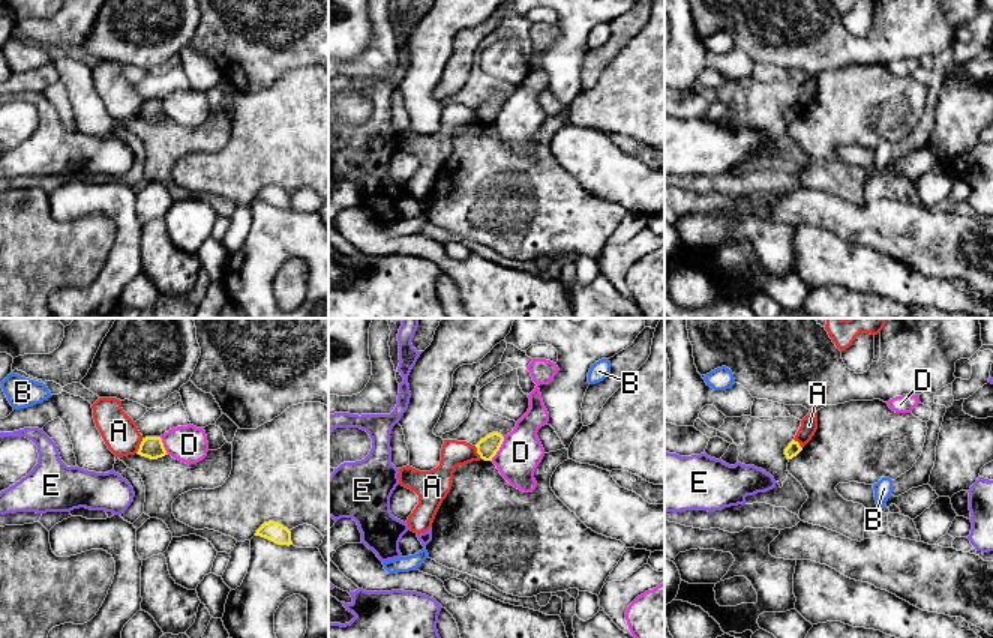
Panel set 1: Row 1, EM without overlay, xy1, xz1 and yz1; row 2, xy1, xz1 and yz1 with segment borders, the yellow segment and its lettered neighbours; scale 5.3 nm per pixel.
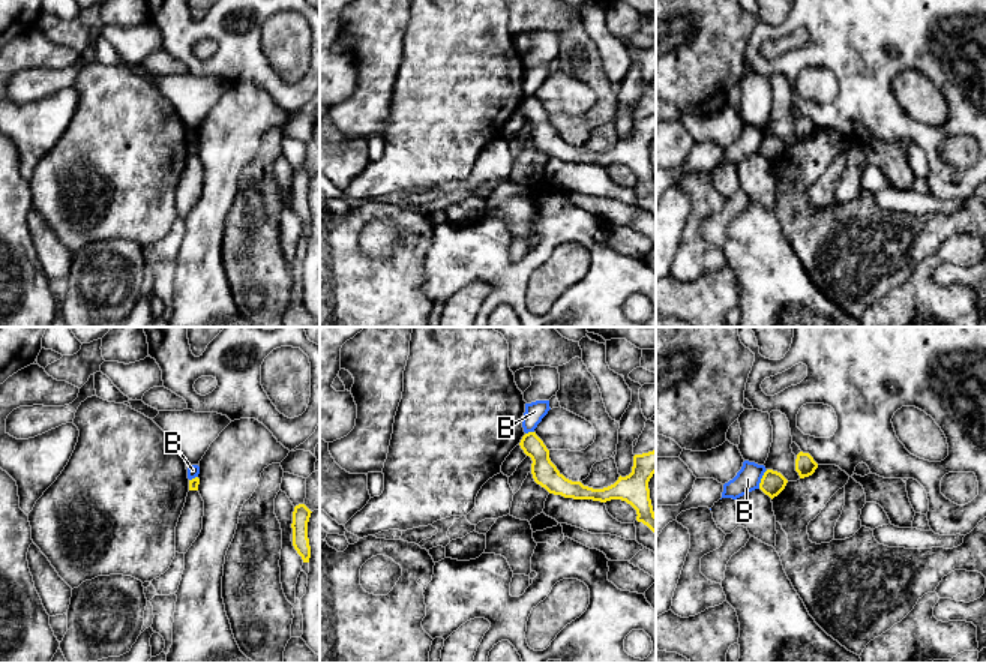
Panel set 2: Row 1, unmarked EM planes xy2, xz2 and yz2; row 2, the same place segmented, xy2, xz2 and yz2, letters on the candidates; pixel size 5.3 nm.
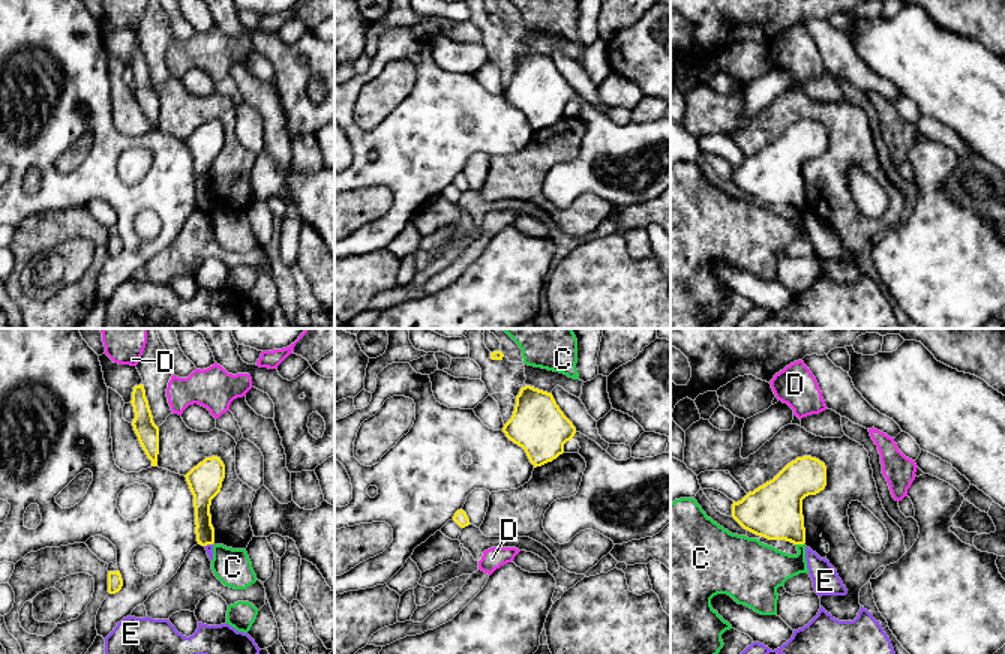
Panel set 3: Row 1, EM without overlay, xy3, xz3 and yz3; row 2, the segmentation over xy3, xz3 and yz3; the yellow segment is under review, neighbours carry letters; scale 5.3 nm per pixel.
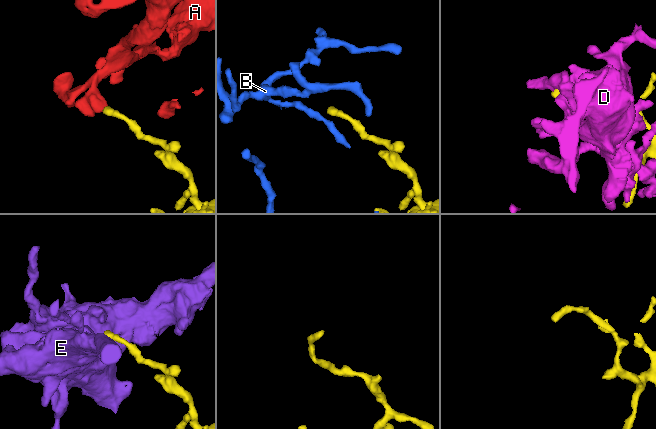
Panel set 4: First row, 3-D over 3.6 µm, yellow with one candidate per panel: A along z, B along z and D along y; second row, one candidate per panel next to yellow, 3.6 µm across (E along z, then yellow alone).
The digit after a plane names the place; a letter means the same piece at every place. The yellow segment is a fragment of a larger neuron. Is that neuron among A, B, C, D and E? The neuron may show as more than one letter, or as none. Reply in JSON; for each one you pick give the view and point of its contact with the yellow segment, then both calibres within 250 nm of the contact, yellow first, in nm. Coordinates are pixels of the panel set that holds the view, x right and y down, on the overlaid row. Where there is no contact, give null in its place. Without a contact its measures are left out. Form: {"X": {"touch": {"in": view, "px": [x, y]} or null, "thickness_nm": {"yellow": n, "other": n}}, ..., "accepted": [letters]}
{"accepted": []}

